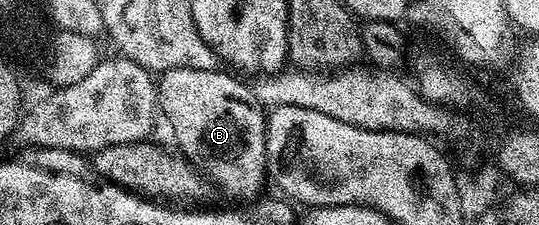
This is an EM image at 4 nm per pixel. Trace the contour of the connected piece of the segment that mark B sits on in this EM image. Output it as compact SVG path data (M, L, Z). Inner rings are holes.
M177 67L157 77L157 109L167 116L167 125L175 136L178 152L186 157L216 190L219 189L235 203L251 203L260 196L263 180L268 180L269 172L266 153L265 113L256 104L255 90L250 84L238 81L230 72L219 69L197 71L189 67Z

